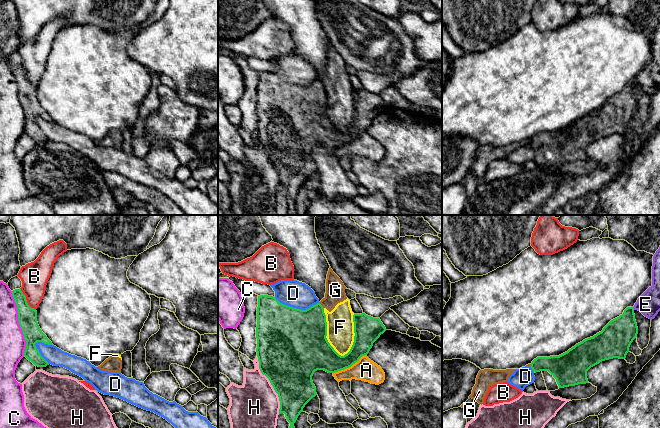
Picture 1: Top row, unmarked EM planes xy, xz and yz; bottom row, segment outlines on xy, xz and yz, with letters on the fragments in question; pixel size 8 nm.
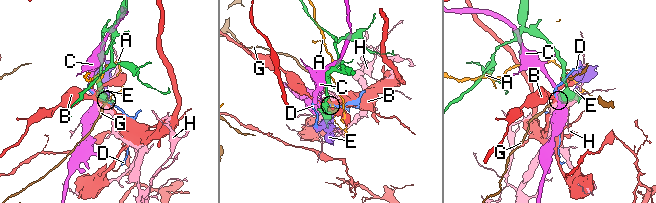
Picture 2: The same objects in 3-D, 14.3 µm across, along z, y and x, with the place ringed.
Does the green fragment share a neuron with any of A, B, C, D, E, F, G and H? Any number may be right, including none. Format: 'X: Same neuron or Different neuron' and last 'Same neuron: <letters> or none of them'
A: Different neuron
B: Different neuron
C: Different neuron
D: Different neuron
E: Different neuron
F: Different neuron
G: Different neuron
H: Different neuron
Same neuron: none of them

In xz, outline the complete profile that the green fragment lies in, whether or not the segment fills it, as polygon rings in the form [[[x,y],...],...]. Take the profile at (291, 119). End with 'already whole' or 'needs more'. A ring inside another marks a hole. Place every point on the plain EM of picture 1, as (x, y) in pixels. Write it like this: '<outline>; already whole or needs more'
[[[258,72],[256,128],[259,137],[259,145],[261,149],[269,155],[275,168],[278,170],[280,177],[279,190],[284,189],[287,197],[290,199],[287,215],[296,215],[294,199],[300,189],[303,188],[305,181],[317,171],[316,163],[312,157],[314,148],[317,146],[324,146],[328,149],[335,149],[351,143],[358,138],[362,132],[369,129],[373,119],[386,107],[380,94],[373,94],[365,89],[354,90],[353,98],[355,109],[353,121],[347,130],[341,132],[334,126],[326,114],[326,91],[324,89],[324,84],[320,79],[315,80],[306,86],[301,86],[284,81],[273,72]]]; already whole

